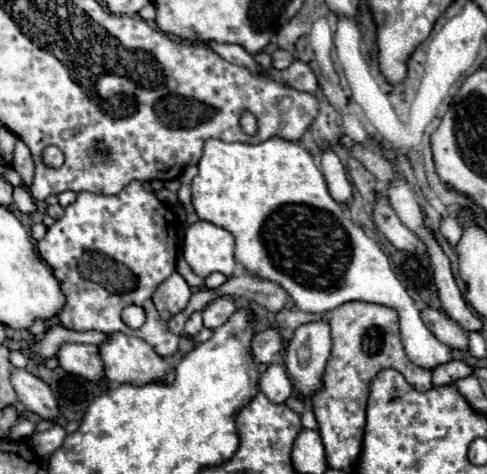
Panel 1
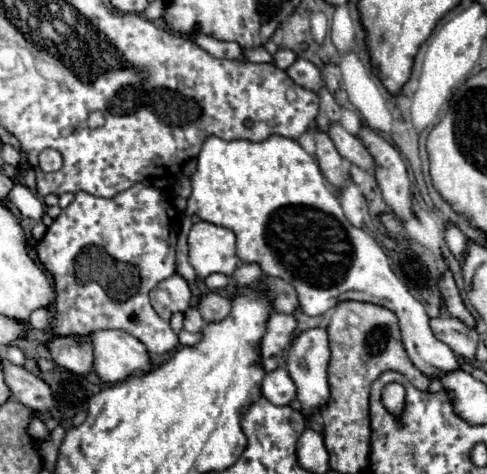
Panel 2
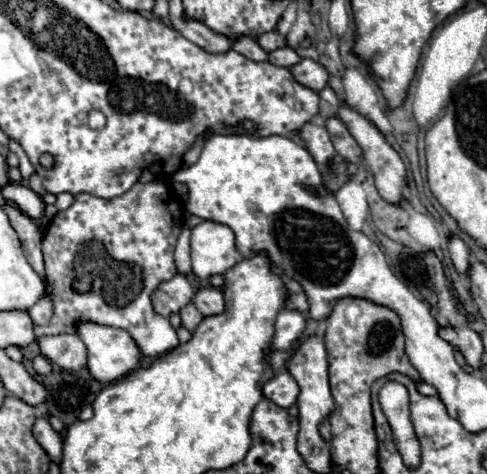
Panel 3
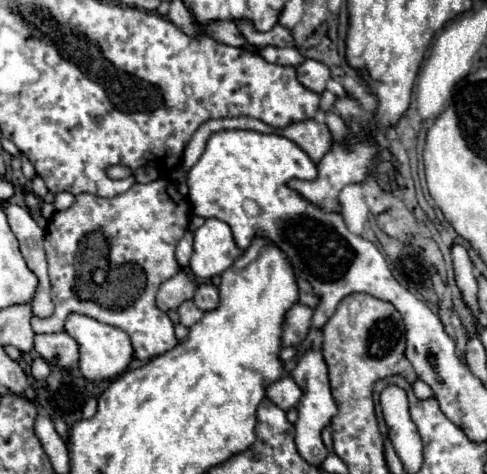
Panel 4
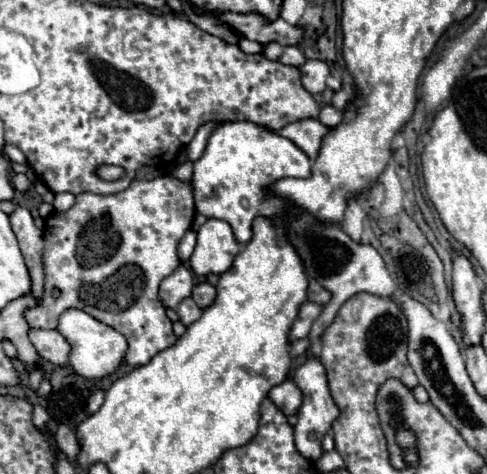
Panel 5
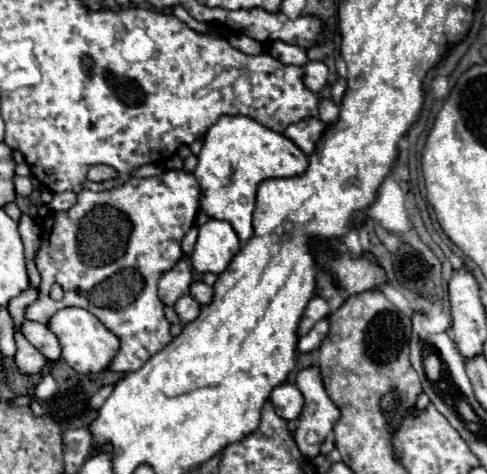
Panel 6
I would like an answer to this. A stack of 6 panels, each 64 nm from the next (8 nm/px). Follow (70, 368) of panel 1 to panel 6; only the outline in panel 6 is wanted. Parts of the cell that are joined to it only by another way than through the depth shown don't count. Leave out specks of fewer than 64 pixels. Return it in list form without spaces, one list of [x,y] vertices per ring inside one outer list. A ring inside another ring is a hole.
[[[24,320],[24,324],[20,326],[20,332],[24,334],[24,338],[38,348],[50,362],[60,360],[60,344],[56,340],[56,336],[44,326],[44,324],[36,324],[32,320]]]

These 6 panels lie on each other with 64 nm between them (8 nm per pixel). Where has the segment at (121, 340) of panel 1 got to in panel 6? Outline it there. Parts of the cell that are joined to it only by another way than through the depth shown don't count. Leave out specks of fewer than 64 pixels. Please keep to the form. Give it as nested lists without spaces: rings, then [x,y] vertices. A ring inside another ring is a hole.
[[[62,308],[60,312],[56,312],[52,316],[52,320],[48,320],[46,326],[60,340],[62,358],[80,374],[90,374],[90,372],[106,370],[110,360],[118,352],[118,346],[120,346],[118,338],[106,326],[102,326],[102,322],[96,316],[92,316],[84,308]]]

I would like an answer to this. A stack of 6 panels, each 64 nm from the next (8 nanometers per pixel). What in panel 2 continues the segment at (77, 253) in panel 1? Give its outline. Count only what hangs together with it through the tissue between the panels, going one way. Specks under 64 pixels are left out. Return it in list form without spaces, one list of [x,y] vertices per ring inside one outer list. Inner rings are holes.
[[[134,184],[126,192],[114,198],[98,198],[78,192],[74,202],[62,210],[62,214],[46,230],[38,242],[38,258],[46,272],[54,278],[56,290],[56,316],[52,320],[50,336],[82,336],[94,330],[118,328],[138,338],[150,354],[168,354],[178,346],[178,336],[170,328],[170,322],[162,320],[150,306],[150,290],[168,276],[176,274],[176,236],[180,230],[180,216],[172,204],[172,198],[160,188]]]

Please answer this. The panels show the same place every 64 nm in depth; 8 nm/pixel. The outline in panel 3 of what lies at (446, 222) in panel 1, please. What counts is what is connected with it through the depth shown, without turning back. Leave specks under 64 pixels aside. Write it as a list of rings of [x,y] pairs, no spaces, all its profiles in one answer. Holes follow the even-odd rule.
[[[452,236],[452,238],[450,238],[448,250],[450,250],[450,258],[452,258],[454,268],[458,270],[458,274],[460,274],[460,276],[468,276],[468,268],[470,268],[470,250],[466,248],[466,244],[464,244],[460,238]]]

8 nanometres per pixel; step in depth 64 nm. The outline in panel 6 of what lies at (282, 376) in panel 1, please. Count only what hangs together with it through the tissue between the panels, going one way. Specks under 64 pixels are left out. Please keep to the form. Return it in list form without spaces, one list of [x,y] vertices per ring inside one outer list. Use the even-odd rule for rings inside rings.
[[[288,382],[276,386],[270,394],[270,400],[276,408],[276,414],[280,418],[284,418],[286,422],[288,420],[298,420],[298,416],[302,412],[302,406],[304,406],[302,392],[294,384],[288,384]]]

